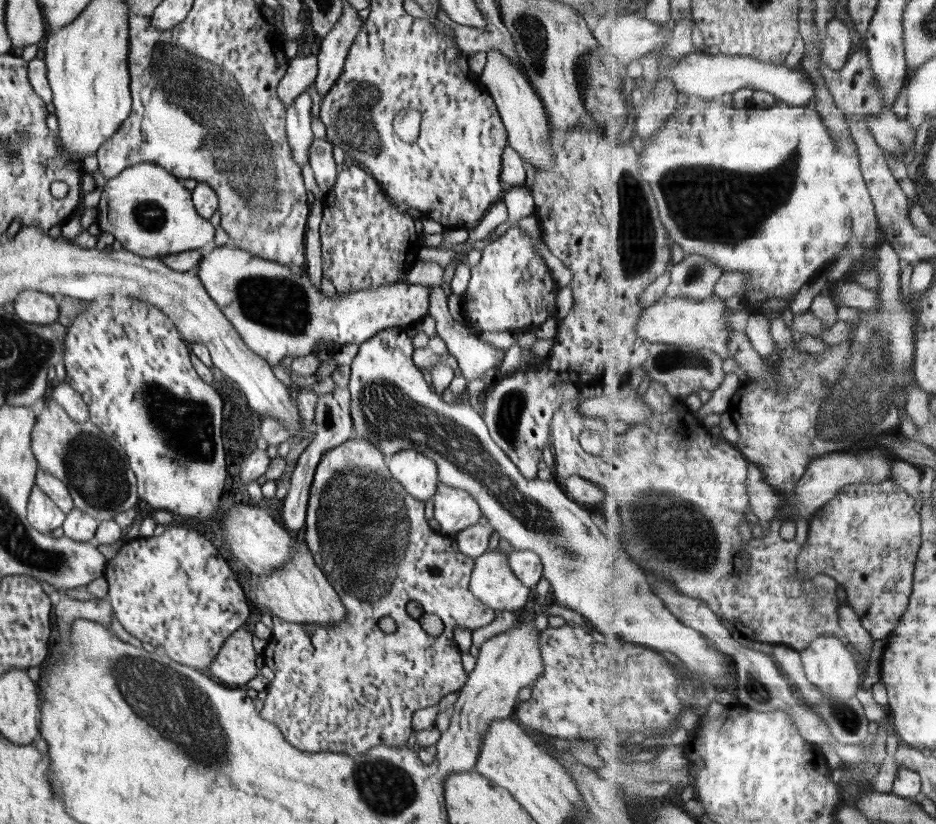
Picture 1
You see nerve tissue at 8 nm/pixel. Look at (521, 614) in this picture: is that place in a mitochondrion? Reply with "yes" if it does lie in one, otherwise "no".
no

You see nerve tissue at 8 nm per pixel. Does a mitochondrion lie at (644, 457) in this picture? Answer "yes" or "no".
no

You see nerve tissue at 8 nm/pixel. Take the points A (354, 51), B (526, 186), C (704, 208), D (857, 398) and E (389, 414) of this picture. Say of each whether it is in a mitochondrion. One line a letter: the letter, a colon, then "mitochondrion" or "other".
A: other
B: other
C: mitochondrion
D: mitochondrion
E: mitochondrion

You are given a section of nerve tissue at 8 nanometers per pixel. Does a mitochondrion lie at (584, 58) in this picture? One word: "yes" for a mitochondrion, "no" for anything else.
yes

